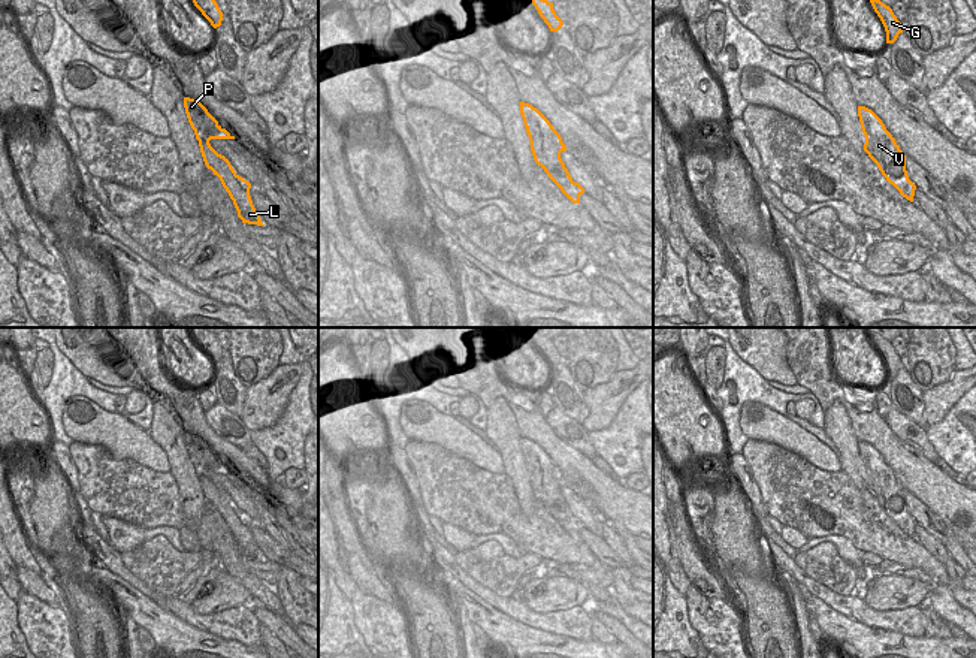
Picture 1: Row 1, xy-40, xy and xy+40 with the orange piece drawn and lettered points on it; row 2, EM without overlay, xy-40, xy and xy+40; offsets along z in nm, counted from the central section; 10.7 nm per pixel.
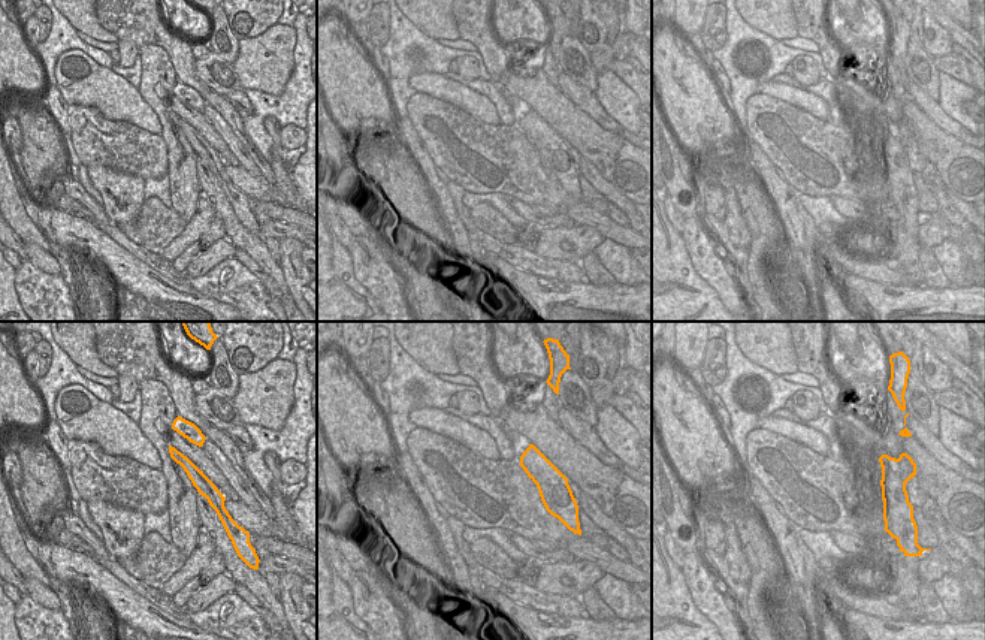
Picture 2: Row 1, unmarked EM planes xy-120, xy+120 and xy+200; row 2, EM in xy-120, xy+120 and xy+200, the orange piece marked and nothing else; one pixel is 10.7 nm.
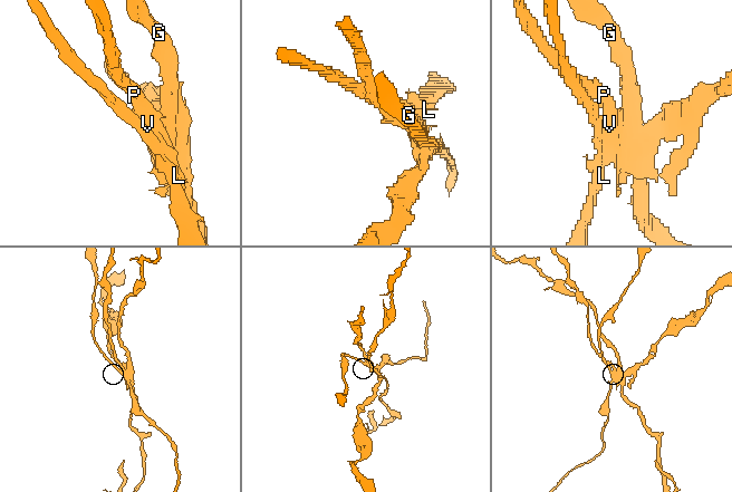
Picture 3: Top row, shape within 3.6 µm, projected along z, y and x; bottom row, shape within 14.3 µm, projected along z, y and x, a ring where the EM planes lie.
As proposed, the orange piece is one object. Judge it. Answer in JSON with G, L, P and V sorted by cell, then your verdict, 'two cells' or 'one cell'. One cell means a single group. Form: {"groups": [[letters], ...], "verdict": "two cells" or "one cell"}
{"groups": [["G", "P", "V"], ["L"]], "verdict": "two cells"}

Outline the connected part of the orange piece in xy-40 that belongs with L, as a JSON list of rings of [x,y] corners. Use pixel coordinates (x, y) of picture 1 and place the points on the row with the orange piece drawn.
[[[214,172],[214,175],[220,178],[223,187],[233,200],[238,217],[242,220],[242,223],[265,226],[250,196],[251,184],[239,175],[236,181],[223,179],[217,172]]]

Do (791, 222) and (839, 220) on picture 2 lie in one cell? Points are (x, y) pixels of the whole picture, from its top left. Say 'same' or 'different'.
different

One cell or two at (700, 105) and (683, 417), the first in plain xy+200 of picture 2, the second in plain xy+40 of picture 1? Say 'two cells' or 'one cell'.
one cell

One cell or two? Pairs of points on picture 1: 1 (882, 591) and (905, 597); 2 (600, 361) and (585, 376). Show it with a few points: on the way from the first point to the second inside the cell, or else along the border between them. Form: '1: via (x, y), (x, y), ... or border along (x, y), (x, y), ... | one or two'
1: via (888, 592), (899, 592) | one
2: via (597, 364), (588, 373) | one

